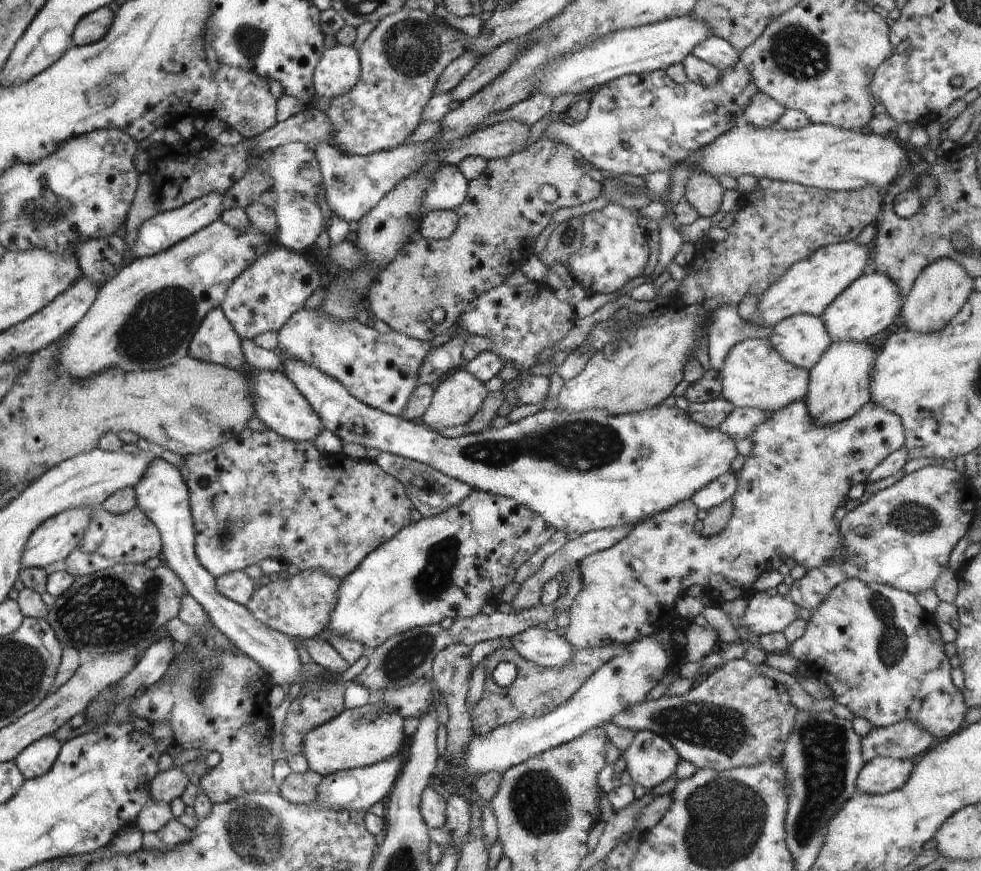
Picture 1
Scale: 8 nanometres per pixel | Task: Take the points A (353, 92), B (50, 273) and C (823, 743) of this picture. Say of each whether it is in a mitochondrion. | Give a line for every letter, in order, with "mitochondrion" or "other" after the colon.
A: other
B: other
C: mitochondrion

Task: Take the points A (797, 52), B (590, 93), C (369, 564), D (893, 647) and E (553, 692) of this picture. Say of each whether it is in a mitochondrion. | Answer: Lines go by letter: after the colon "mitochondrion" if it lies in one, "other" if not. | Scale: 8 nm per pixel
A: mitochondrion
B: other
C: other
D: mitochondrion
E: mitochondrion

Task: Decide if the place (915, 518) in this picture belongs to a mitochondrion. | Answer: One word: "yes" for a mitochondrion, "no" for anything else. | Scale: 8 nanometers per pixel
yes

